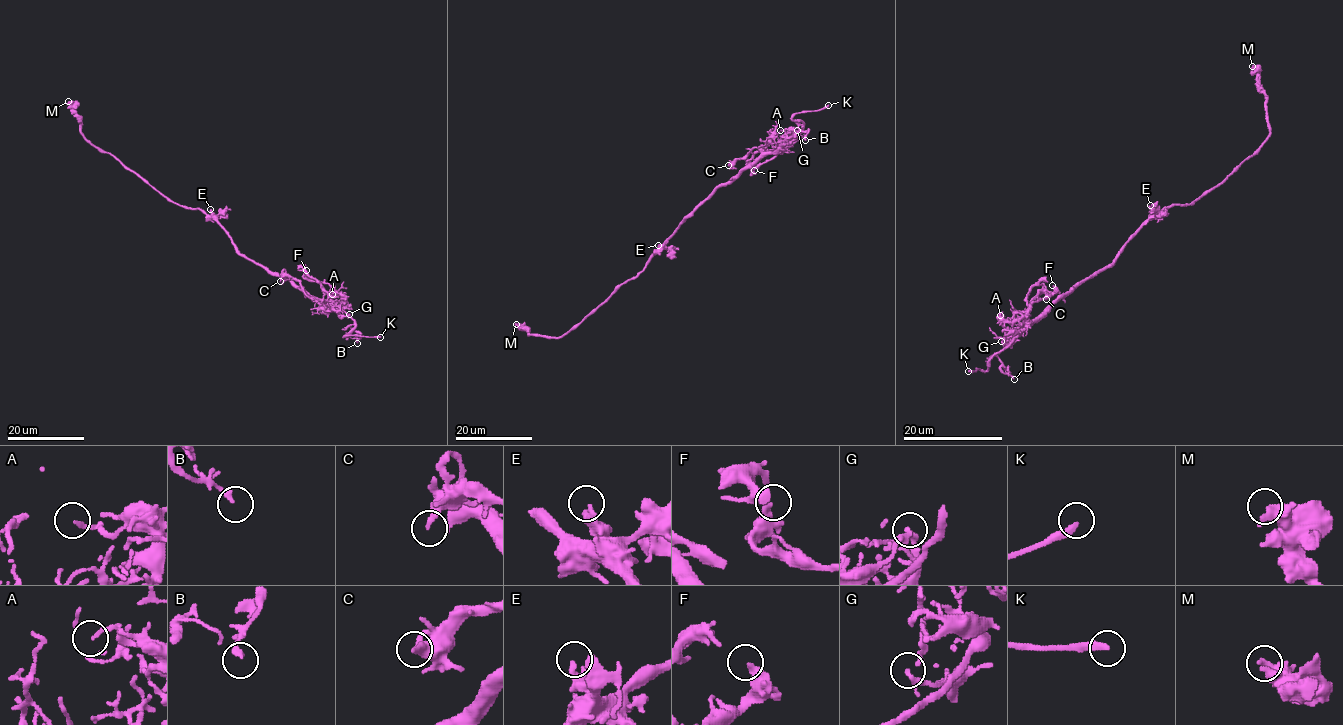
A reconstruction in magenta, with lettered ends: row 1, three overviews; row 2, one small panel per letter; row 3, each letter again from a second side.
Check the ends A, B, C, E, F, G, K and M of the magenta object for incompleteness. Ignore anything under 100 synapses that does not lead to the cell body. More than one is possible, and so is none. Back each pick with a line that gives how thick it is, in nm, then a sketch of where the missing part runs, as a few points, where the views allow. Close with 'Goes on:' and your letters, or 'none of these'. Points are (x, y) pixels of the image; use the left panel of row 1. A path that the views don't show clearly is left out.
K: 280 nm | (380, 337), (387, 337), (394, 345), (395, 367), (390, 394), (378, 407)
Goes on: K

